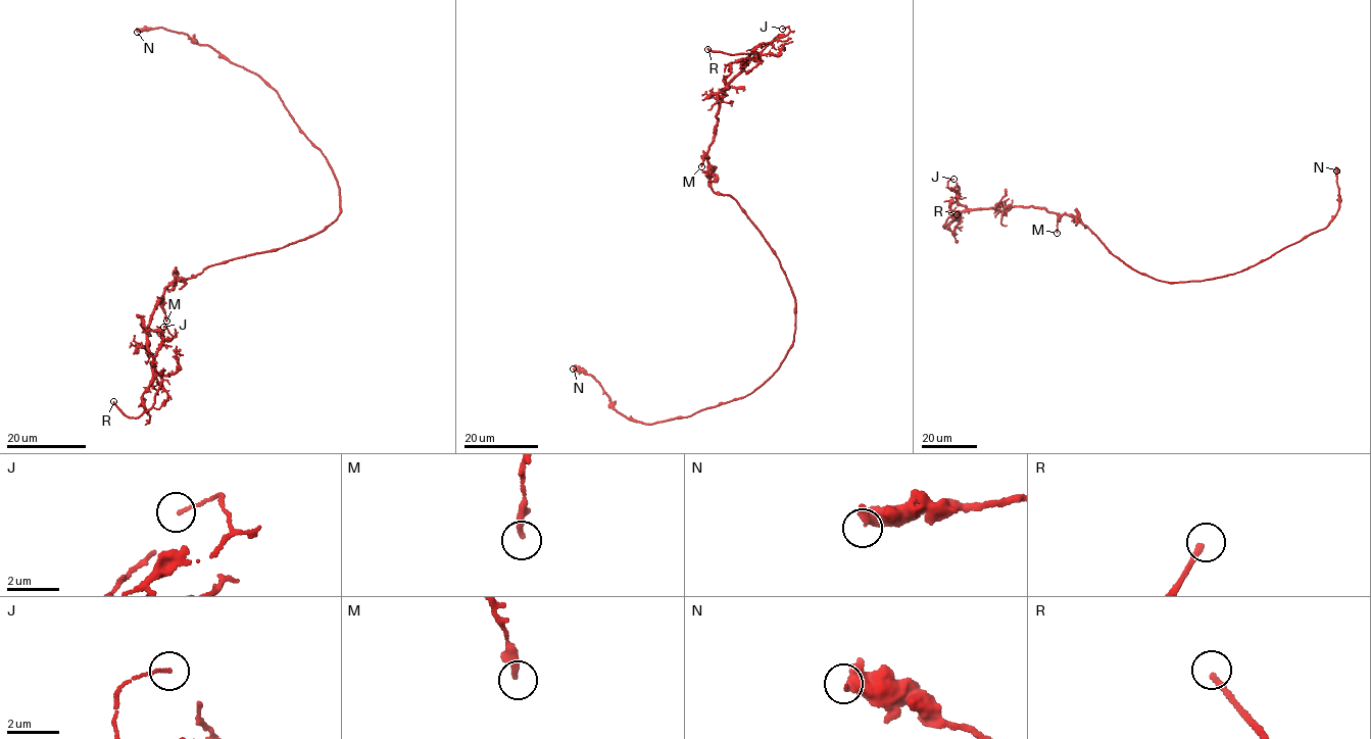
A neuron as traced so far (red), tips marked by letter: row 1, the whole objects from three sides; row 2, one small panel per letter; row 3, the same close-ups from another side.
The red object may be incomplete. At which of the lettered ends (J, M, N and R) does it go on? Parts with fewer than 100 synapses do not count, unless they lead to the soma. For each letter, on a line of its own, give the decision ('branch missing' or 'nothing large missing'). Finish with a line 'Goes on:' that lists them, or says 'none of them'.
J: nothing large missing
M: nothing large missing
N: nothing large missing
R: branch missing
Goes on: R

